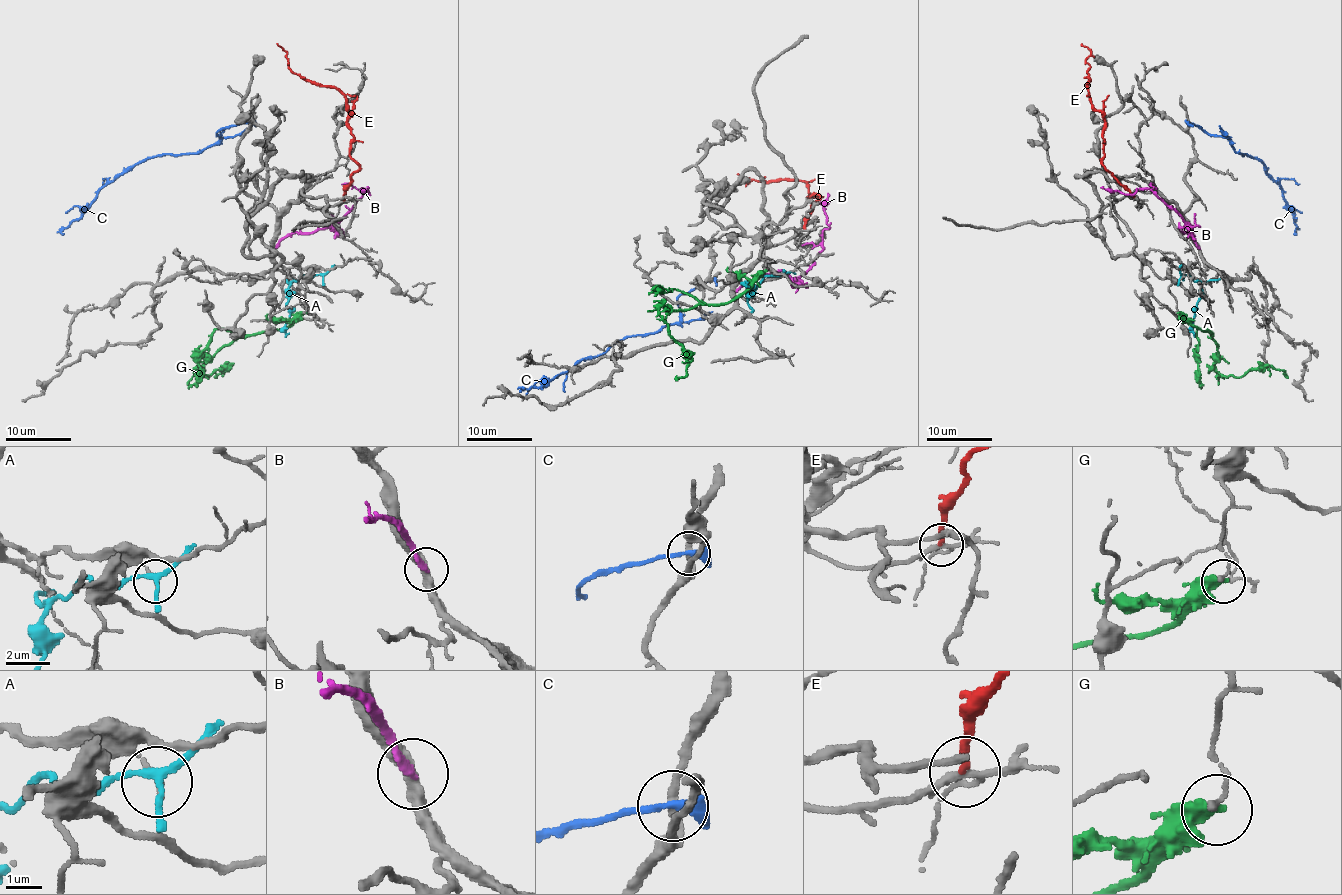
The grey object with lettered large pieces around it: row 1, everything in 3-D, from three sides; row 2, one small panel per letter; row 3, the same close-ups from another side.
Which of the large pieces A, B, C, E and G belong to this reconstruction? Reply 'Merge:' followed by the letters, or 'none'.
Merge: none

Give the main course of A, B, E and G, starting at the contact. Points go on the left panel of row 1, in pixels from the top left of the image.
A: (323, 276), (313, 275), (306, 280), (302, 275), (292, 283), (285, 337)
B: (275, 248), (285, 237), (336, 224), (362, 194), (362, 189), (367, 194), (364, 191), (367, 188)
E: (344, 201), (344, 188), (359, 166), (349, 155), (353, 133), (346, 97), (334, 87), (295, 74), (277, 43)
G: (305, 313), (285, 327), (239, 334), (198, 372), (206, 377), (226, 367), (214, 378)

